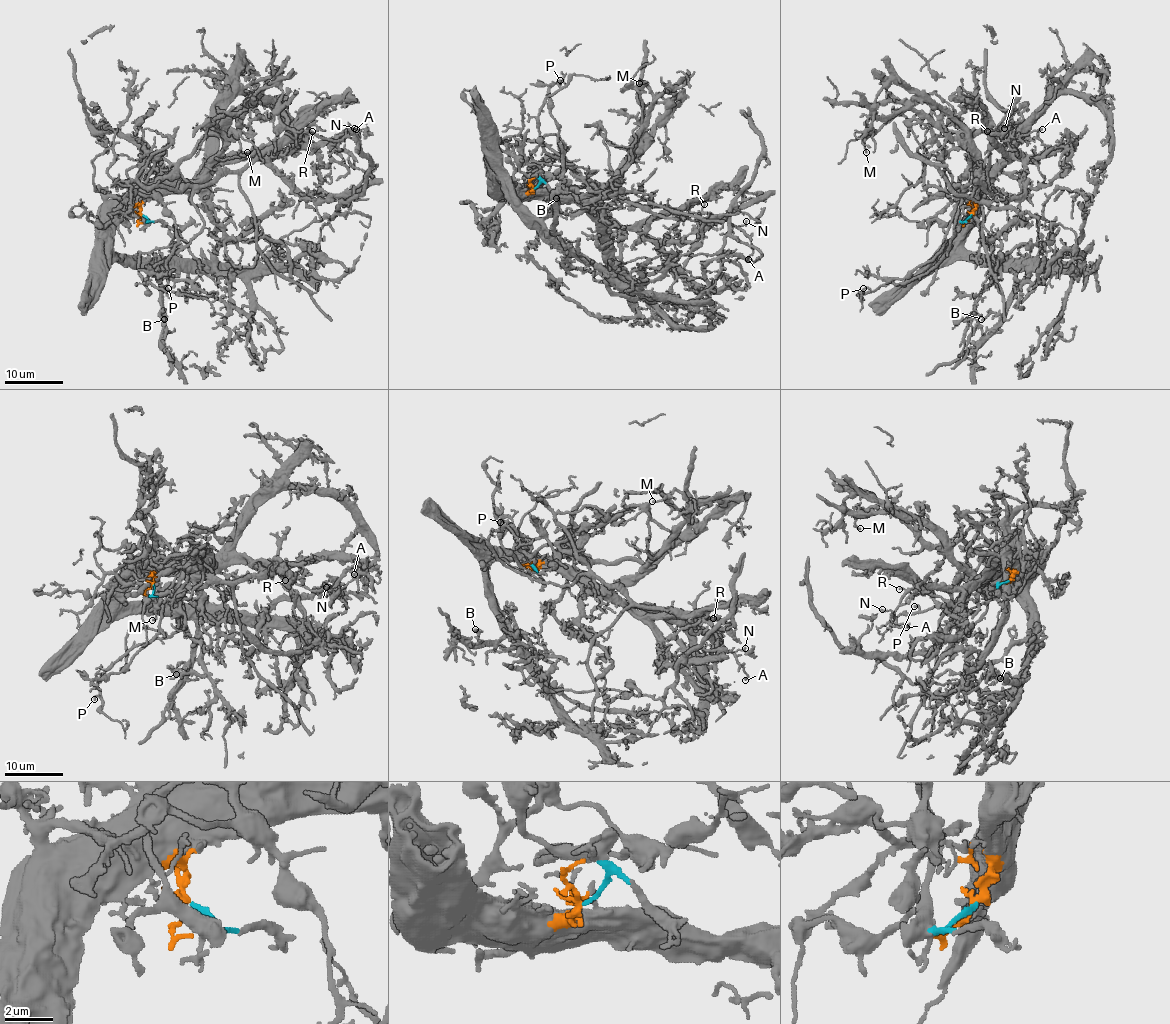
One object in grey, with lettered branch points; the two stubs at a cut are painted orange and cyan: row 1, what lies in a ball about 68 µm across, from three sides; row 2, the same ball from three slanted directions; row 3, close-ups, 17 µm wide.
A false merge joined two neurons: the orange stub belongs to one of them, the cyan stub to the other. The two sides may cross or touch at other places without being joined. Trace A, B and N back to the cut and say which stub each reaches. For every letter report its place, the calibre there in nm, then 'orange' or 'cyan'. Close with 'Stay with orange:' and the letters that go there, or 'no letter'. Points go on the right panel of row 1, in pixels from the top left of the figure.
A: at (1042, 129); 160 nm thick; cyan
B: at (981, 319); 150 nm thick; orange
N: at (1004, 128); 120 nm thick; cyan
Stay with orange: B

